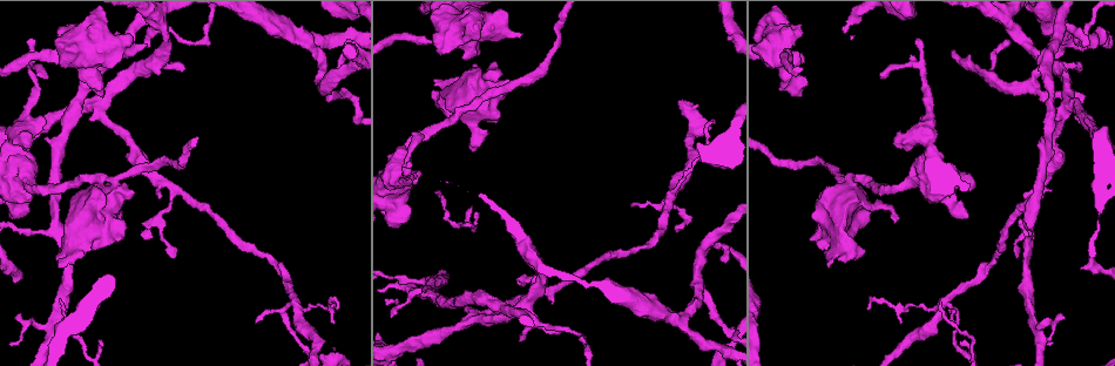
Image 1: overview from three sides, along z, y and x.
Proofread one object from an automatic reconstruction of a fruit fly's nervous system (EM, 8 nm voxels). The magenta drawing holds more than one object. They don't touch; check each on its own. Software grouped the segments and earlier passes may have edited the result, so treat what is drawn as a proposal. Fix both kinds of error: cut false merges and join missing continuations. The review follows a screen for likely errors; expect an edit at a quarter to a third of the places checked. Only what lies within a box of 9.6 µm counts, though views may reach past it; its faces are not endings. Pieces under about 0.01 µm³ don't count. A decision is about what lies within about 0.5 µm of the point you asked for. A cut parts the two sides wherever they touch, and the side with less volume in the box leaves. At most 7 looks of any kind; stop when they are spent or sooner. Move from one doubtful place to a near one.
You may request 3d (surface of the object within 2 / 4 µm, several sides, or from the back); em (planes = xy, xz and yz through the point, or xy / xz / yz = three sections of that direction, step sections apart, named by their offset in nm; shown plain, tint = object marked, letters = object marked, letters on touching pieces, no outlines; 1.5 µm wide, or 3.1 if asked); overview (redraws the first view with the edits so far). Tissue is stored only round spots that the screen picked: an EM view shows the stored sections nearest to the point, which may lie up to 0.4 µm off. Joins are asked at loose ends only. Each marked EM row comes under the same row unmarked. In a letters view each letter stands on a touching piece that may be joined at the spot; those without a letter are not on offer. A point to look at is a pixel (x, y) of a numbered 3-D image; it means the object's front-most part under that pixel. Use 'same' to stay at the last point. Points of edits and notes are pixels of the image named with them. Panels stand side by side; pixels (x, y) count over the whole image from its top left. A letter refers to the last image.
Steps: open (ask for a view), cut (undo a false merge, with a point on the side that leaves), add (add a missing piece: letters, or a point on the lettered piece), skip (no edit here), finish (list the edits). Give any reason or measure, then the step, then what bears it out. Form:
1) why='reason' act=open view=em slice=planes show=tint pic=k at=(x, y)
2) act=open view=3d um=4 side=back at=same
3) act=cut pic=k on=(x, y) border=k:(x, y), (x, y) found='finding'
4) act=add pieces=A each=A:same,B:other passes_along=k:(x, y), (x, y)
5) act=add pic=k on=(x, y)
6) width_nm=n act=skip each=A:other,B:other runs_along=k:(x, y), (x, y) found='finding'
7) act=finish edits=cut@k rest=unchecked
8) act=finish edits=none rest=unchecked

why='thick end' act=open view=em slice=planes show=letters pic=1 at=(143, 44)

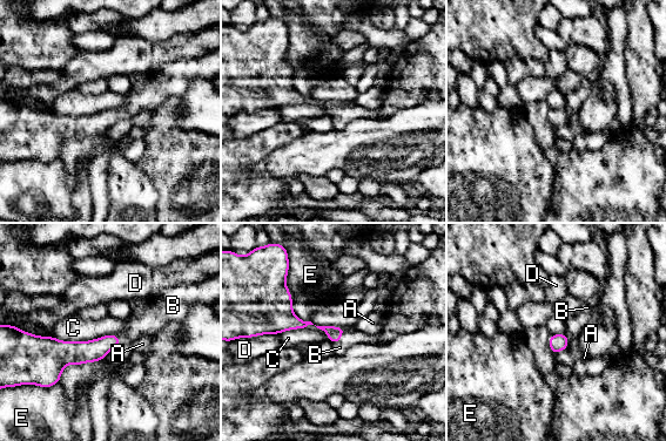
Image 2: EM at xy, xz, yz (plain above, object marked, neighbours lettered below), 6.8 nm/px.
act=add pieces=B each=A:other,B:same,C:other,D:other,E:other passes_along=2:(334, 333), (336, 343), (352, 337) found='it goes on there'

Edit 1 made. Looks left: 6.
why='redraw' act=open view=overview

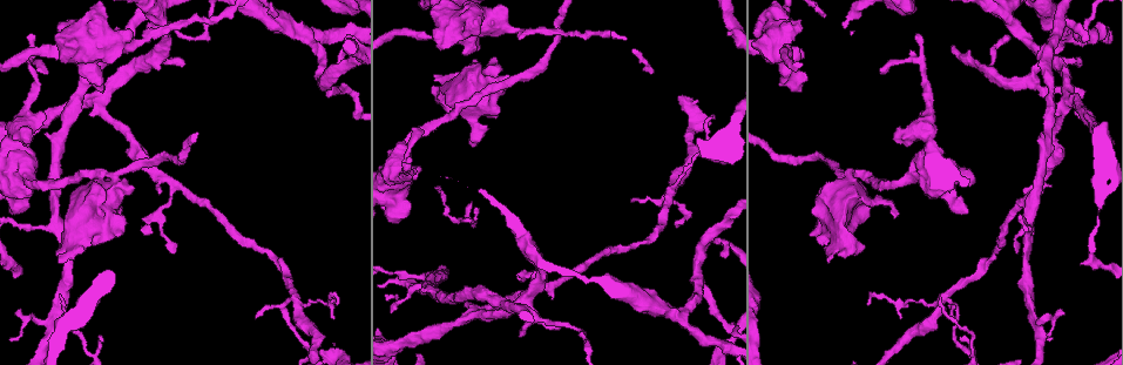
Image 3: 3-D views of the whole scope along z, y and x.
why='branch stops here' act=open view=em slice=xz step=4 show=tint pic=3 at=(893, 218)

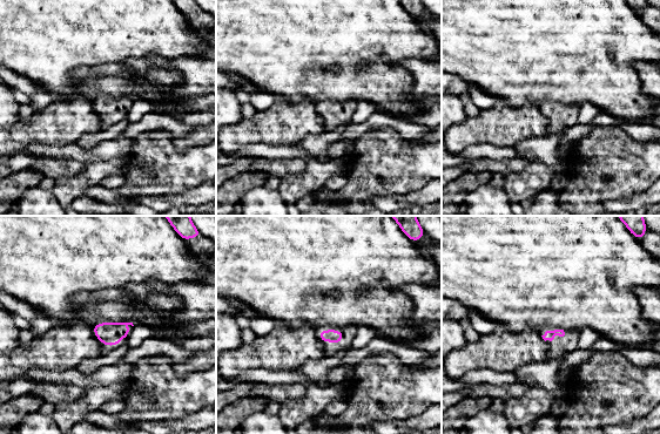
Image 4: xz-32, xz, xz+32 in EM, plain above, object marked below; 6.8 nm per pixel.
act=open view=em slice=xy step=4 show=letters at=same

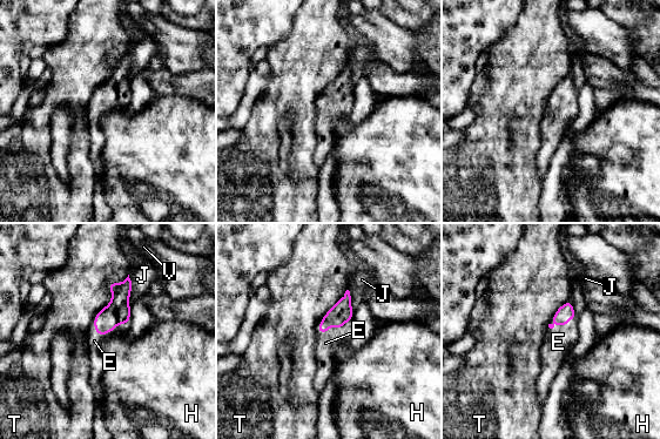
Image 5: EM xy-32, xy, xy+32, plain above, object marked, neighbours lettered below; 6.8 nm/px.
longest_contact=T:400nm act=add pieces=E each=E:same,H:other,J:other,T:other,V:other passes_along=5:(118, 311), (110, 332), (94, 340) found='it goes on there'

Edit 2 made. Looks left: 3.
why='sharp bend' act=open view=em slice=xz step=8 show=letters pic=3 at=(202, 36)

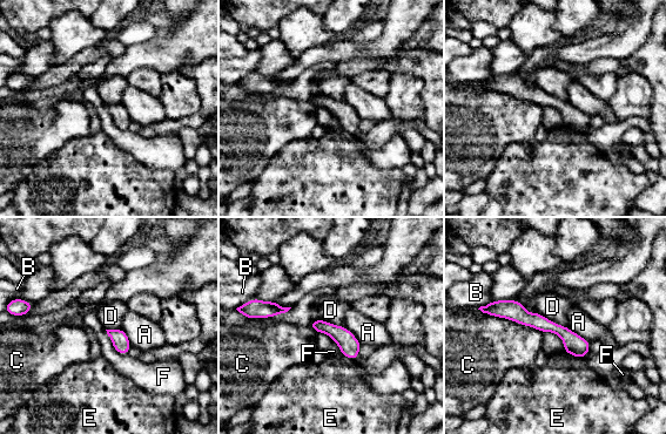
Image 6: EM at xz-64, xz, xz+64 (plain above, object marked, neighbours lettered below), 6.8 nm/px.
act=open view=em slice=planes show=letters at=same

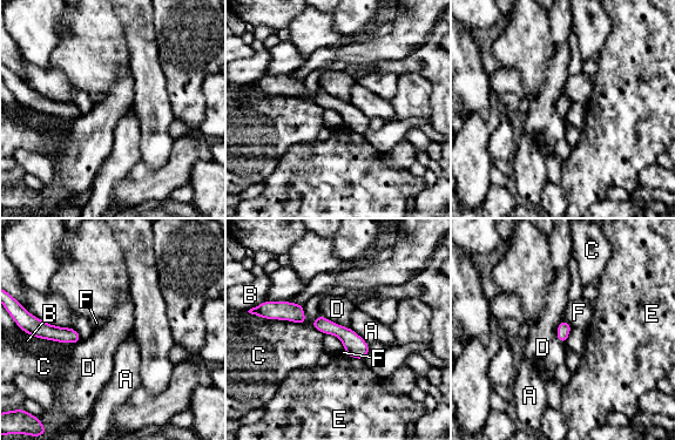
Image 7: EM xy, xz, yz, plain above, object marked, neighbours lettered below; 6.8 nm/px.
longest_contact=C:320nm act=skip each=A:other,B:other,C:other,D:other,E:other,F:other runs_along=7:(315, 324), (338, 330), (365, 353) found='one neuron here'

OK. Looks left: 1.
act=finish edits=add@2,add@5 rest=unchecked

